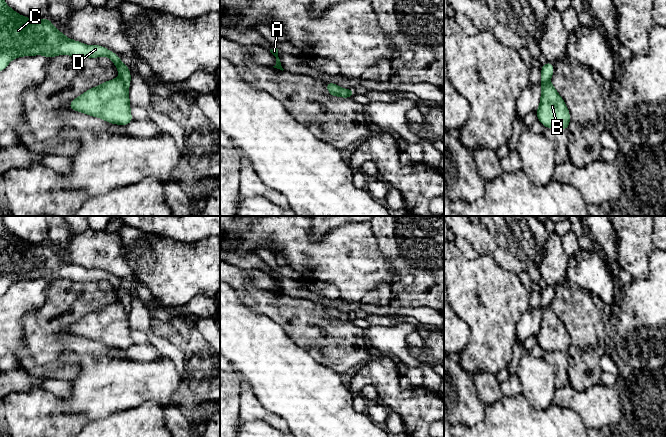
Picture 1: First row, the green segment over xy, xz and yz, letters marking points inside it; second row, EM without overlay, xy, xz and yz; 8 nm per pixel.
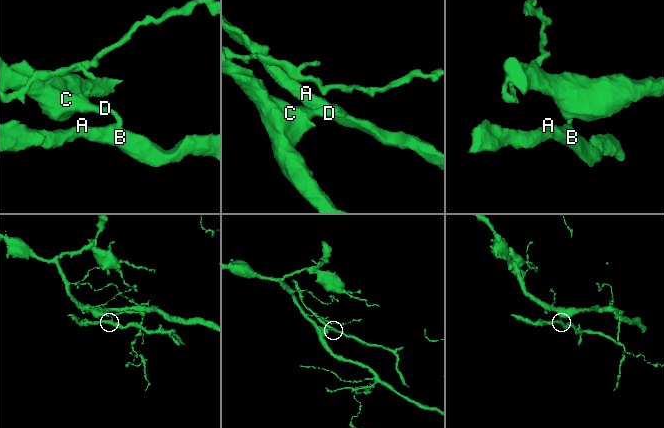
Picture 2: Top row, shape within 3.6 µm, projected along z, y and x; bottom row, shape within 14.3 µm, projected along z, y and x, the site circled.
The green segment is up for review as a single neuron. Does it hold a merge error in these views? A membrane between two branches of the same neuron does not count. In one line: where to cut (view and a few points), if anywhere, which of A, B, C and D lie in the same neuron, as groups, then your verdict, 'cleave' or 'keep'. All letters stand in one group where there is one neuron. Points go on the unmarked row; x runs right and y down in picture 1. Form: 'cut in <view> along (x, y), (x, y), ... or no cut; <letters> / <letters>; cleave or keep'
cut in xy along (121, 302), (128, 308); A B / C D; cleave

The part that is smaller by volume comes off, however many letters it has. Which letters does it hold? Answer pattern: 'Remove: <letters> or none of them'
Remove: A, B

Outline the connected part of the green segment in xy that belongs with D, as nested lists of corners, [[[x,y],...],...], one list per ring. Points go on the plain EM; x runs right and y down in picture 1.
[[[0,216],[0,296],[14,282],[35,279],[44,279],[48,283],[57,279],[71,279],[79,282],[107,280],[116,289],[121,303],[127,308],[131,307],[129,291],[121,286],[119,279],[100,269],[89,270],[67,262],[63,256],[58,255],[53,250],[50,243],[34,244],[19,239],[4,226],[3,216]]]

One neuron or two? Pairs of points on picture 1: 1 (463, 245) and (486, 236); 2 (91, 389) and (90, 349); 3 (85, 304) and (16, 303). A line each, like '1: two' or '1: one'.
1: two
2: two
3: two

